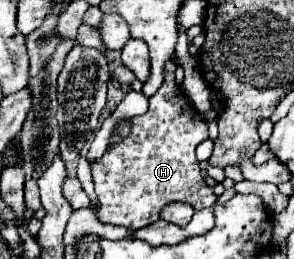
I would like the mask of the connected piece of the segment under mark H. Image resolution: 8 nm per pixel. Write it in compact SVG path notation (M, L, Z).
M170 59L166 65L172 73L164 75L162 87L150 97L150 109L142 117L132 119L130 137L108 147L104 157L92 163L92 177L100 199L98 219L102 223L142 229L158 221L160 209L172 201L188 203L196 211L216 203L216 195L200 175L196 159L196 147L208 139L208 125L176 85L176 63Z

